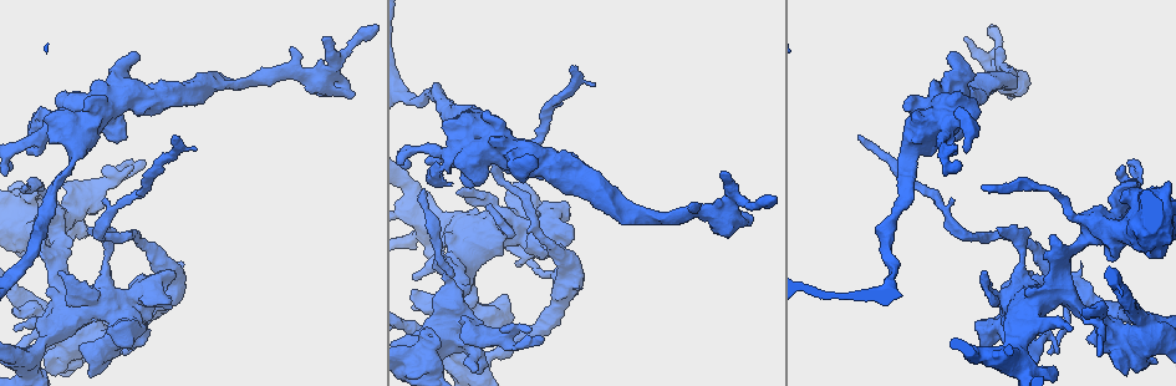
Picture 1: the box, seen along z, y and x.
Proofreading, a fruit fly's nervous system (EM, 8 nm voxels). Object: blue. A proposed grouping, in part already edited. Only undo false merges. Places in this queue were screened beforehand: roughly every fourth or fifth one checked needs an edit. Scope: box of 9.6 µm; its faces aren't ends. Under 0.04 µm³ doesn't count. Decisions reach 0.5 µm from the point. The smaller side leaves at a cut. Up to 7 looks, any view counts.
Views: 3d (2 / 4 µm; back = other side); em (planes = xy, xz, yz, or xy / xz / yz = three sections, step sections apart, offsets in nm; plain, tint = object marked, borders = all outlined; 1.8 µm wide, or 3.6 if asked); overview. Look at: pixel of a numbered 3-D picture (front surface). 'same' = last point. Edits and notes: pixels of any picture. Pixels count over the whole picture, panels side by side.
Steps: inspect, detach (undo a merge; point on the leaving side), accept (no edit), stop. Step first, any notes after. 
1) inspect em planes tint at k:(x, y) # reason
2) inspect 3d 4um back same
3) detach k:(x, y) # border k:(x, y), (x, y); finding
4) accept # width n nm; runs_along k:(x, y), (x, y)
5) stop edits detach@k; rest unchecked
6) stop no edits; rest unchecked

inspect em 3.6um planes tint at 1:(472, 174) # sharp bend

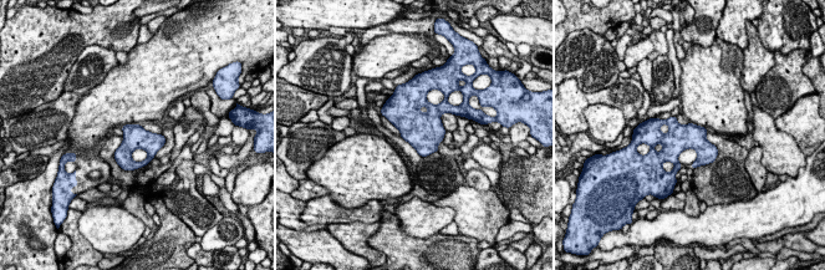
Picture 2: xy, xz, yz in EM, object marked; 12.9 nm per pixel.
accept # width 320 nm; all the same neuron

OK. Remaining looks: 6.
inspect 3d 2um at 1:(481, 332) # arms part here

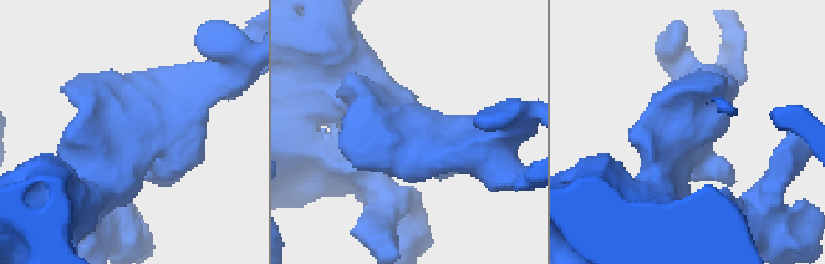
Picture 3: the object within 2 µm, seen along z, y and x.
inspect em xy step 8 tint at 3:(416, 133)

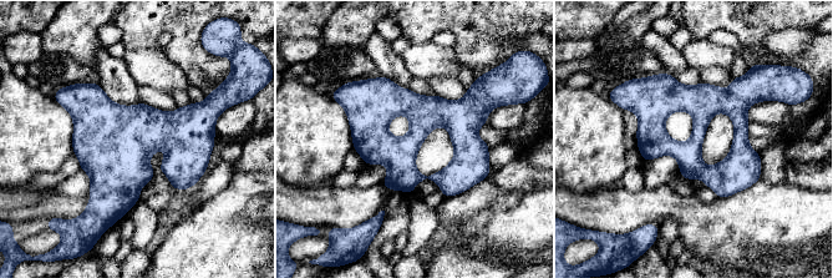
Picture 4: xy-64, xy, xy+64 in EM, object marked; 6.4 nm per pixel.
accept # runs_along 4:(630, 102), (705, 173), (756, 177); all the same neuron

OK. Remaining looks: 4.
inspect 3d 4um at 1:(59, 249) # arms part here

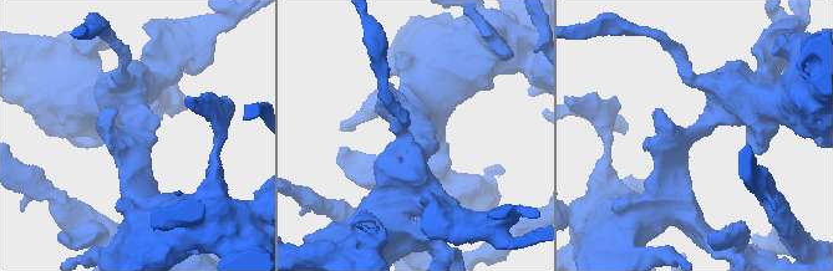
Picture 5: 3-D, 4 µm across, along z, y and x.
inspect em 3.6um planes plain at 5:(415, 129) # need the tissue

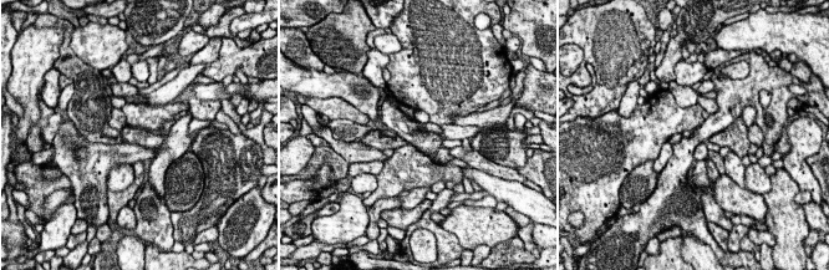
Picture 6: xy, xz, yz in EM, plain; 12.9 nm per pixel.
inspect em 3.6um planes borders same # what lies round it

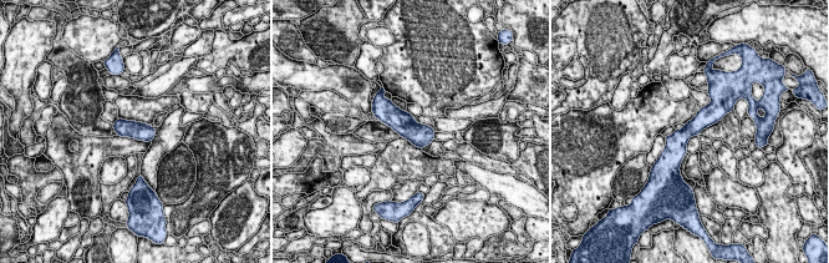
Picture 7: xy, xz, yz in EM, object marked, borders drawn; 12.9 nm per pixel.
accept # runs_along 7:(717, 107), (692, 127), (665, 155); all the same neuron

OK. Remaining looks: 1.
stop no edits; rest unchecked

